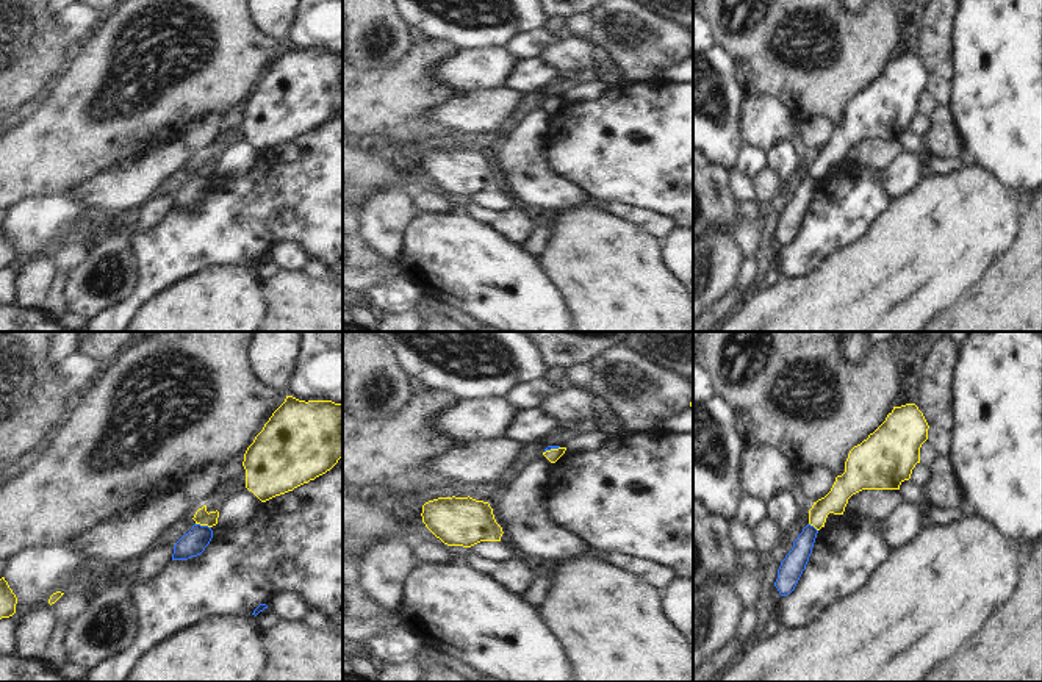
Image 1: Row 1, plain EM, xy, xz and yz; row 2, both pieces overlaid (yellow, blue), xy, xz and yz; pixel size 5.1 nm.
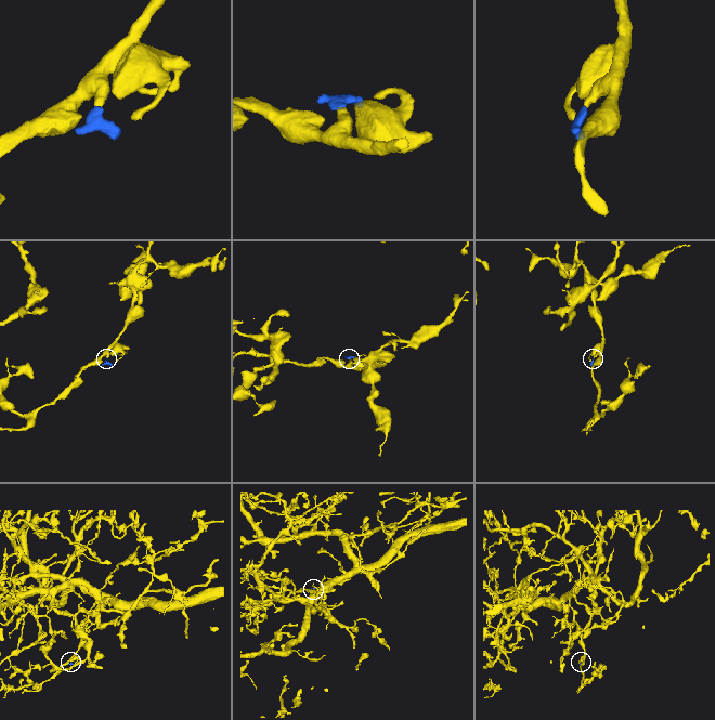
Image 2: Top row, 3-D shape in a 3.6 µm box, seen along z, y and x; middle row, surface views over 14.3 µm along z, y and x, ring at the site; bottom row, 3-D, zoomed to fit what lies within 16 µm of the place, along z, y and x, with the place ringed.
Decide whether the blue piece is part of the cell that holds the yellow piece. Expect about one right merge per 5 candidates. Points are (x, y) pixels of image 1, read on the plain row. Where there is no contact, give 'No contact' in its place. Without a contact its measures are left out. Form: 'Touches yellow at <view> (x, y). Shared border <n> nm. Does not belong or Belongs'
Touches yellow at xy (204, 174). Shared border 80 nm. Does not belong.

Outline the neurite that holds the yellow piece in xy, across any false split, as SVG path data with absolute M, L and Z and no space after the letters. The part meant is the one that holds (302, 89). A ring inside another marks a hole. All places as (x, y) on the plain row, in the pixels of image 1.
M286 45L244 103L246 138L261 152L330 120L343 106L343 53Z

